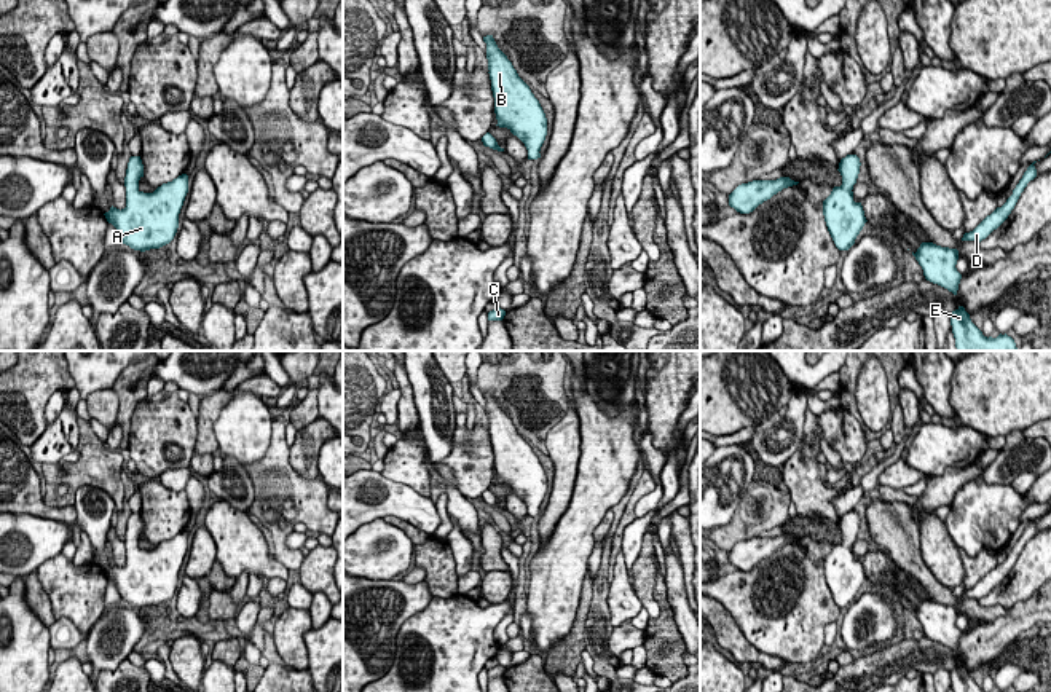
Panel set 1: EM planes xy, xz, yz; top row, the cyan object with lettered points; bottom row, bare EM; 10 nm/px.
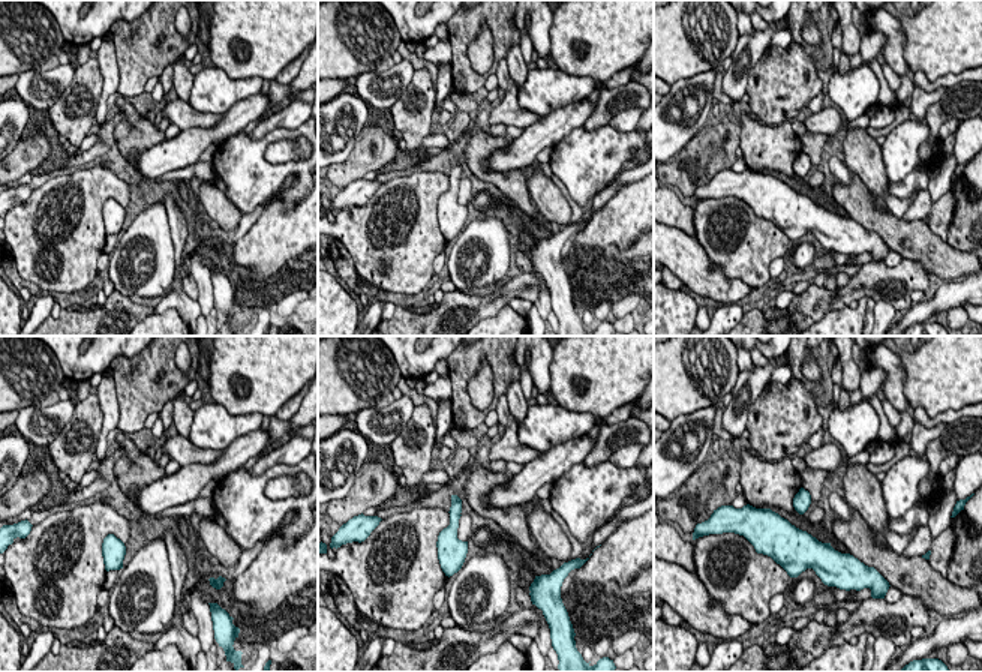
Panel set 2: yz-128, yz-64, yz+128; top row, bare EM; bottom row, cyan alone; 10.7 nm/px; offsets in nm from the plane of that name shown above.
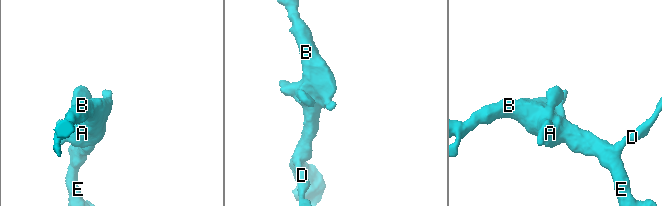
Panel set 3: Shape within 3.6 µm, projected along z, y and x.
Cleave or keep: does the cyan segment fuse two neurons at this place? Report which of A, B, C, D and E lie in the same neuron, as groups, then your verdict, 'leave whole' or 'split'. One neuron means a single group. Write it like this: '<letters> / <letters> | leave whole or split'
A B C D E | leave whole

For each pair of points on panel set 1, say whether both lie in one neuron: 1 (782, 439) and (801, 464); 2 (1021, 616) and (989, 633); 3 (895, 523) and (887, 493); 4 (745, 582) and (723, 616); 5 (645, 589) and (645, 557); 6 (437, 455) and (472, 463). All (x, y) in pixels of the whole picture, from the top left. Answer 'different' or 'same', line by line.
1: different
2: same
3: different
4: different
5: same
6: different

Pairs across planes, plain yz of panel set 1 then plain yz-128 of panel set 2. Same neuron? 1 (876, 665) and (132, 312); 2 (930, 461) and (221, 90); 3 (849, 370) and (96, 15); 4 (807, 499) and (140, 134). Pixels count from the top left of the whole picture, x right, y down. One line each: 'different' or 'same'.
1: same
2: same
3: different
4: different

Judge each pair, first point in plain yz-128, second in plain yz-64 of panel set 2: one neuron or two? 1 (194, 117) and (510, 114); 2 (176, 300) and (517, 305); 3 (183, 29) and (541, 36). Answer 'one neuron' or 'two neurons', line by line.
1: one neuron
2: one neuron
3: one neuron

